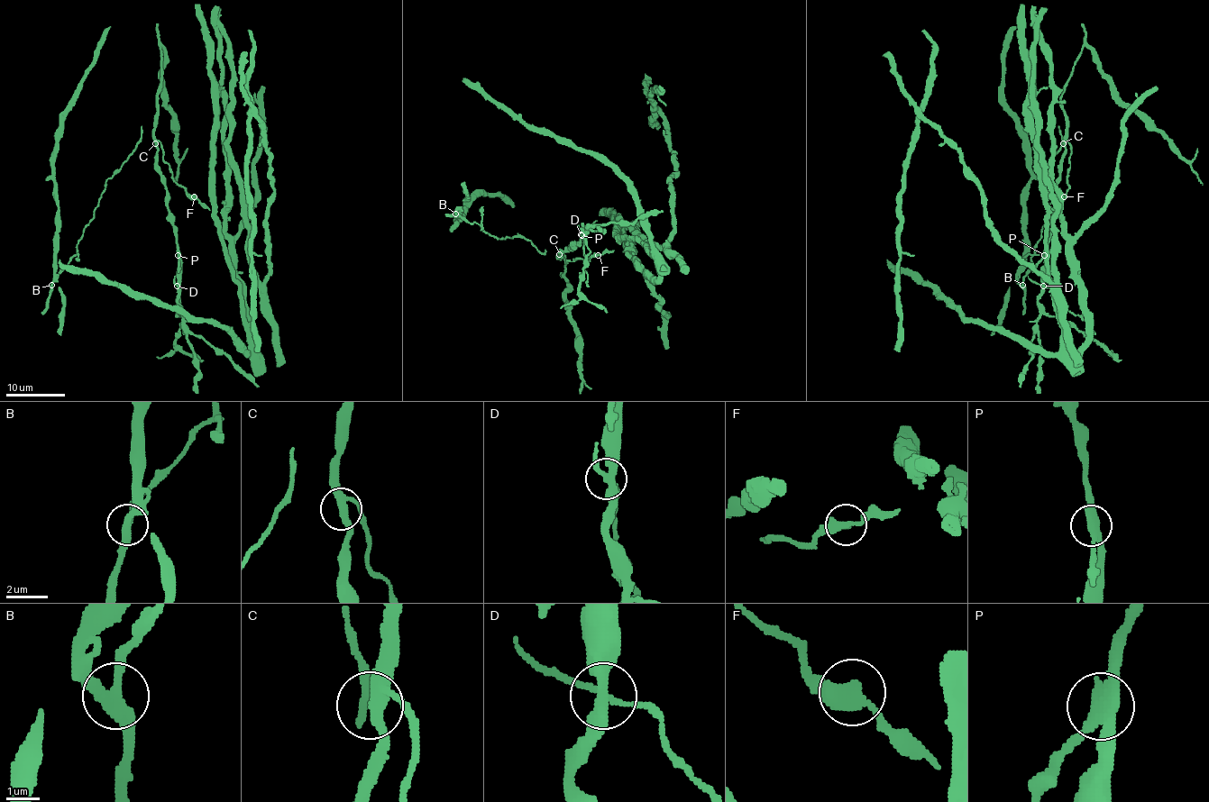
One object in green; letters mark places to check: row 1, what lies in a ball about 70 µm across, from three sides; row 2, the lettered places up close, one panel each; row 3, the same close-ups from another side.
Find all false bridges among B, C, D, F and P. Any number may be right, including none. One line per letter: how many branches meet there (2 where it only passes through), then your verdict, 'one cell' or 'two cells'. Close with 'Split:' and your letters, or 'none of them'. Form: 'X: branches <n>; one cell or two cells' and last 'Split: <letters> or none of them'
B: branches 3; two cells
C: branches 3; one cell
D: branches 4; two cells
F: branches 2; one cell
P: branches 3; two cells
Split: B, D, P

